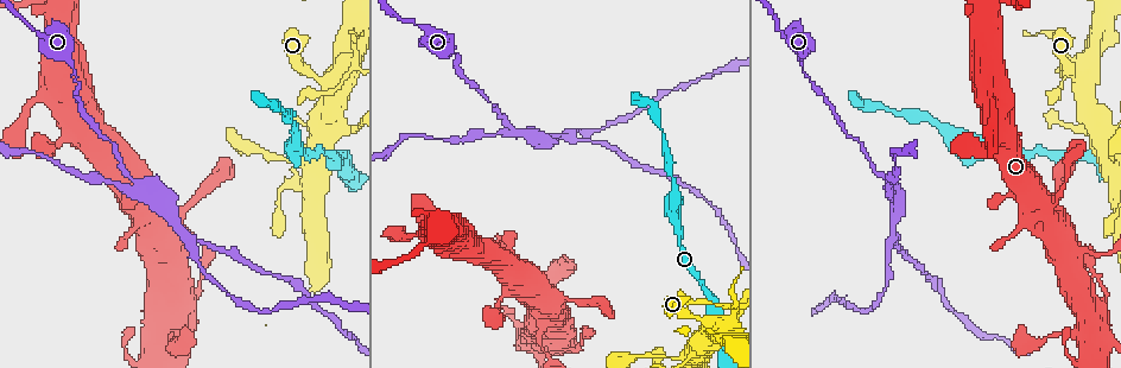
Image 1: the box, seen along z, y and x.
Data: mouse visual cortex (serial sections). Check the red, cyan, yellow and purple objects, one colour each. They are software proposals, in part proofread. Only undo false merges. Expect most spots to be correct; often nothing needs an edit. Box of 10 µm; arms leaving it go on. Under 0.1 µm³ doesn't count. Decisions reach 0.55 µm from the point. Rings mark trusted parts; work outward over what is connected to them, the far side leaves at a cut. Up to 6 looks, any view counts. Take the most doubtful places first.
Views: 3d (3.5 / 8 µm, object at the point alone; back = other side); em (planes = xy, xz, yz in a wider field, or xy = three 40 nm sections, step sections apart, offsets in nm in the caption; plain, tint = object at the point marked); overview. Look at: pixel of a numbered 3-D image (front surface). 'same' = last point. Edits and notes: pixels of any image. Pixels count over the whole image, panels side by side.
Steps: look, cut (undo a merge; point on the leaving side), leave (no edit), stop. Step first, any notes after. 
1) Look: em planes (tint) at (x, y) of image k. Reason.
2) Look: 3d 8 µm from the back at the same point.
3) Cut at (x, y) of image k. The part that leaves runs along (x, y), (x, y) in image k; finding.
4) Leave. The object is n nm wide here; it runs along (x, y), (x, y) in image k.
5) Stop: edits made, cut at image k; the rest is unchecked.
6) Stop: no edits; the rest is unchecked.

Look: 3d 8 µm at (517, 130) of image 1. Branch point.

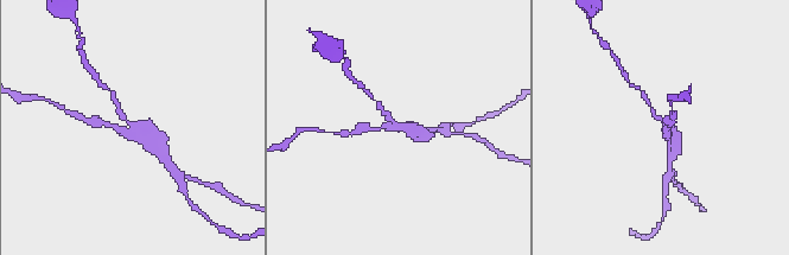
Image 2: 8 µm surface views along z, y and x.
Look: 3d 3.5 µm at the same point.

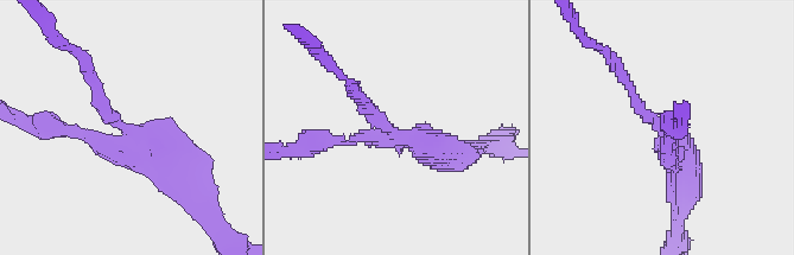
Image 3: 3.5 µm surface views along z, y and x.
Look: em xy step 1 (tint) at (397, 133) of image 3. 3 arms meet here; the arms are 150, 150, 450 nm wide.

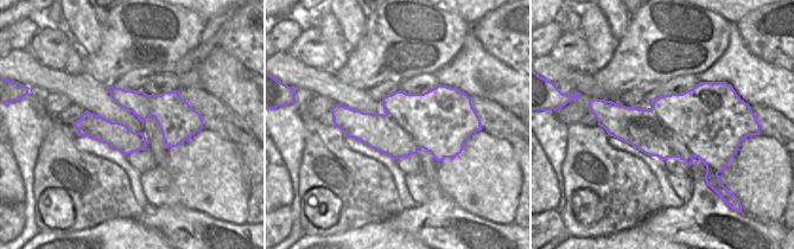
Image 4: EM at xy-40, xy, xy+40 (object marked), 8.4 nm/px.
Cut at (77, 133) of image 3. The object is 500 nm wide here; a second cell is stuck on.

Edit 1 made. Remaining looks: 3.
Look: overview. See it whole again.

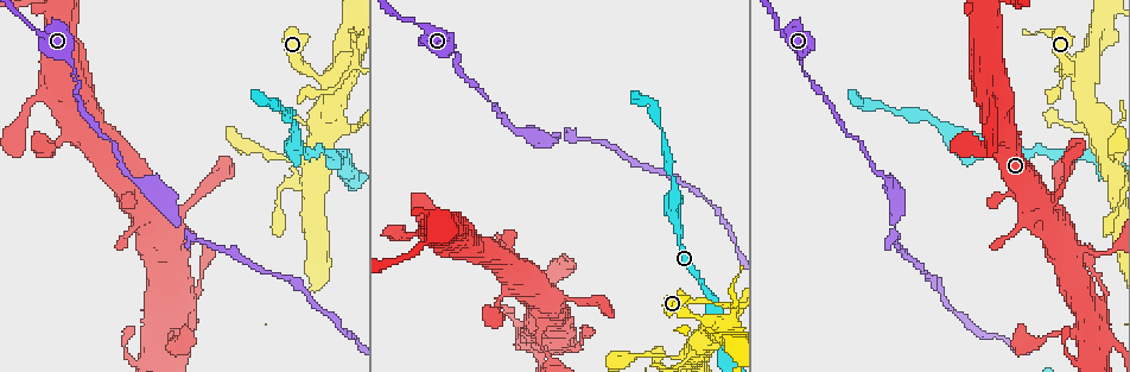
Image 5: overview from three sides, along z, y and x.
Look: 3d 3.5 µm at (669, 204) of image 5.

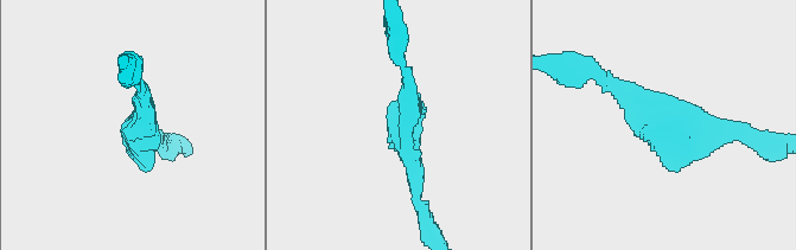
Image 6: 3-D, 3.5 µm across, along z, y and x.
Look: em planes (tint) at (142, 140) of image 6. The arms are 250, 250 nm wide; now the EM.

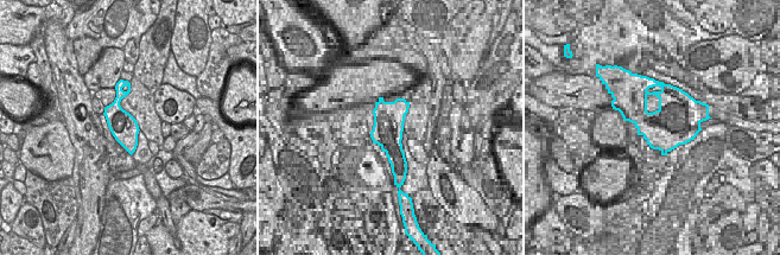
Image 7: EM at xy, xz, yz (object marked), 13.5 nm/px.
Leave. It runs along (731, 133), (657, 140), (606, 85) in image 6; continuous, no second cell.

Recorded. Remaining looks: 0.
Stop: edits made, cut at image 3; the rest is unchecked.

